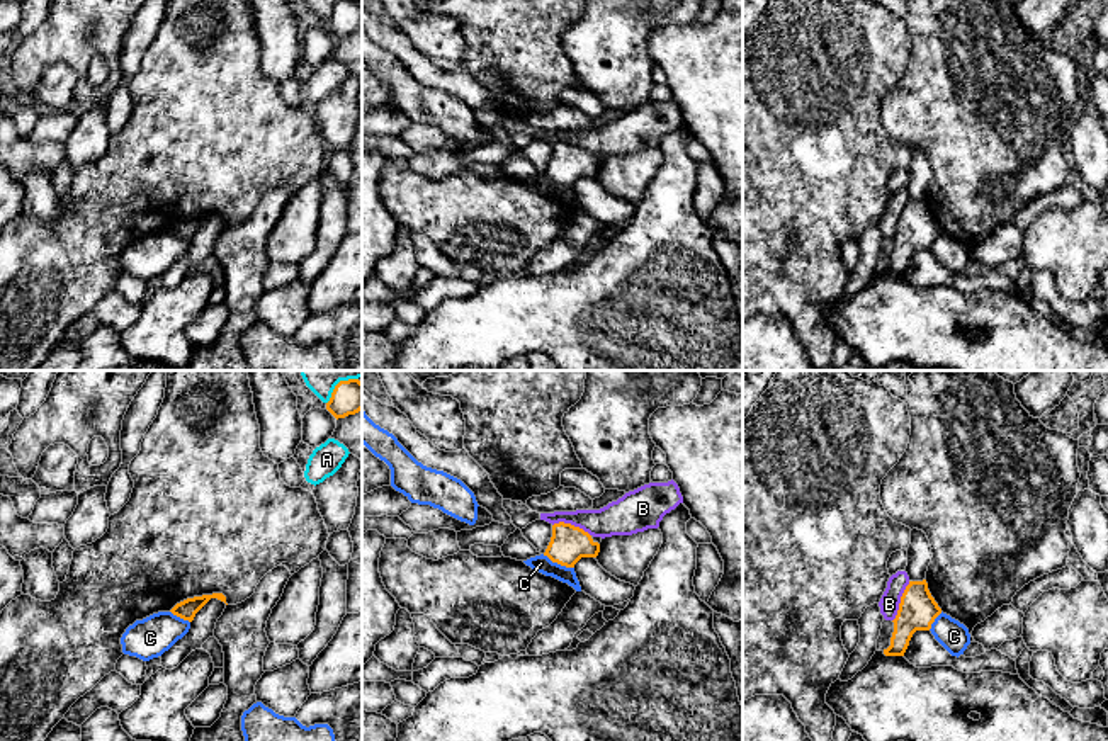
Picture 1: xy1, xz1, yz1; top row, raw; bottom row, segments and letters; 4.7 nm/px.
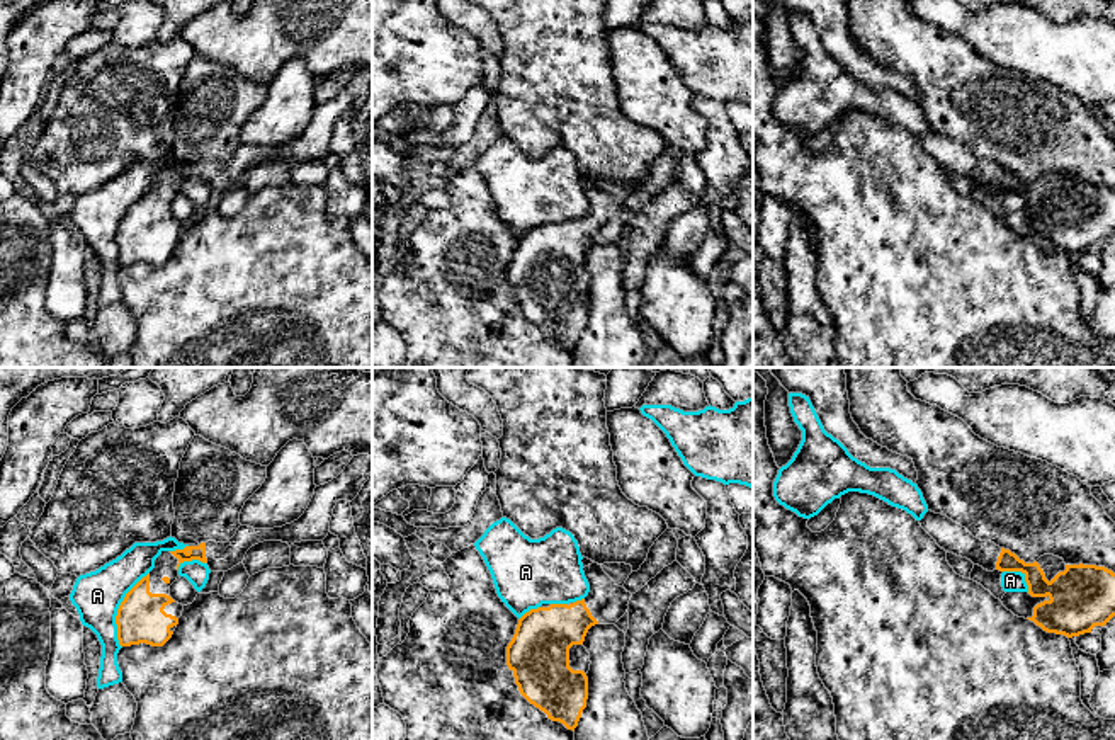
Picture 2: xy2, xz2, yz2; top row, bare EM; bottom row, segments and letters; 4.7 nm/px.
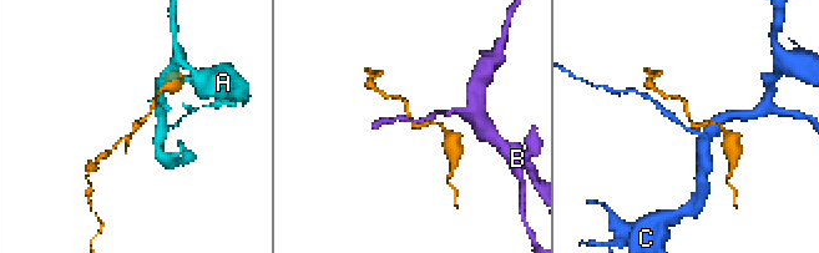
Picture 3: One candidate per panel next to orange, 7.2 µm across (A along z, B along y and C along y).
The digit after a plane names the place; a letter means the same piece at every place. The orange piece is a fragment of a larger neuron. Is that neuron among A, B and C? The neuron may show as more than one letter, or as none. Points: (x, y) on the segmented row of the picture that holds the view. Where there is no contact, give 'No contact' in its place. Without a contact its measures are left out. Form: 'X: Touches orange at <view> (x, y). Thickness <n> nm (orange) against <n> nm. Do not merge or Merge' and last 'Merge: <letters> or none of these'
A: Touches orange at xy2 (118, 609). Thickness 220 nm (orange) against 220 nm. Do not merge
B: Touches orange at yz1 (901, 602). Thickness 180 nm (orange) against 100 nm. Do not merge
C: Touches orange at xz1 (558, 563). Thickness 180 nm (orange) against 80 nm. Do not merge
Merge: none of these

